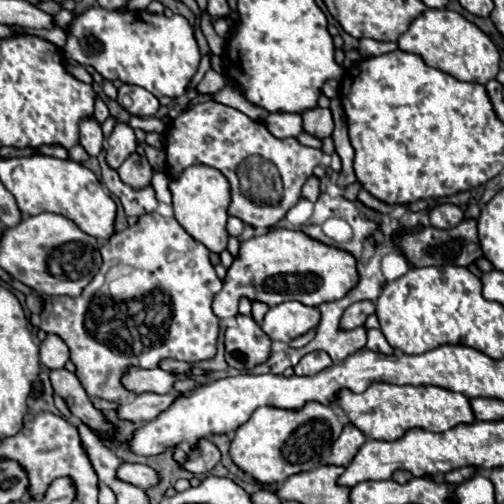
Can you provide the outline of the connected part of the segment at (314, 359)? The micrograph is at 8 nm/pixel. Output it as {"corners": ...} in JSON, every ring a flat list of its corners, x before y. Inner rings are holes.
{"corners":[[314,351,314,353,310,353,310,355,304,355,304,357,300,359,300,363,294,367,294,371,296,371,296,375,300,375,300,377,310,377,310,375,316,375,316,373,328,369,330,365,332,365,332,359,328,357,328,353,324,353,324,351]]}

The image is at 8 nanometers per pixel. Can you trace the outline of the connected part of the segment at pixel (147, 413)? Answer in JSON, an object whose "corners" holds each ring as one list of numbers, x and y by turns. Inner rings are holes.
{"corners":[[144,393,144,395,136,395,132,403,120,405,118,415,134,421,134,423,146,423,156,419,162,411,166,411,182,393,166,393,166,395,158,395,158,393]]}

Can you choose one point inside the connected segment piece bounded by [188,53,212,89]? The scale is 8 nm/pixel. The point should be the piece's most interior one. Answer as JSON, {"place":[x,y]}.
{"place":[205,65]}

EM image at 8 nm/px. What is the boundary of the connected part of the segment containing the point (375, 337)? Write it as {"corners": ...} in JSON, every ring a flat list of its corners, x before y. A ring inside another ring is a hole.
{"corners":[[368,329,366,347,370,351,378,351,378,353,384,353,384,355,392,355,394,353,394,347,386,341,386,337,384,337,384,333,380,329]]}

